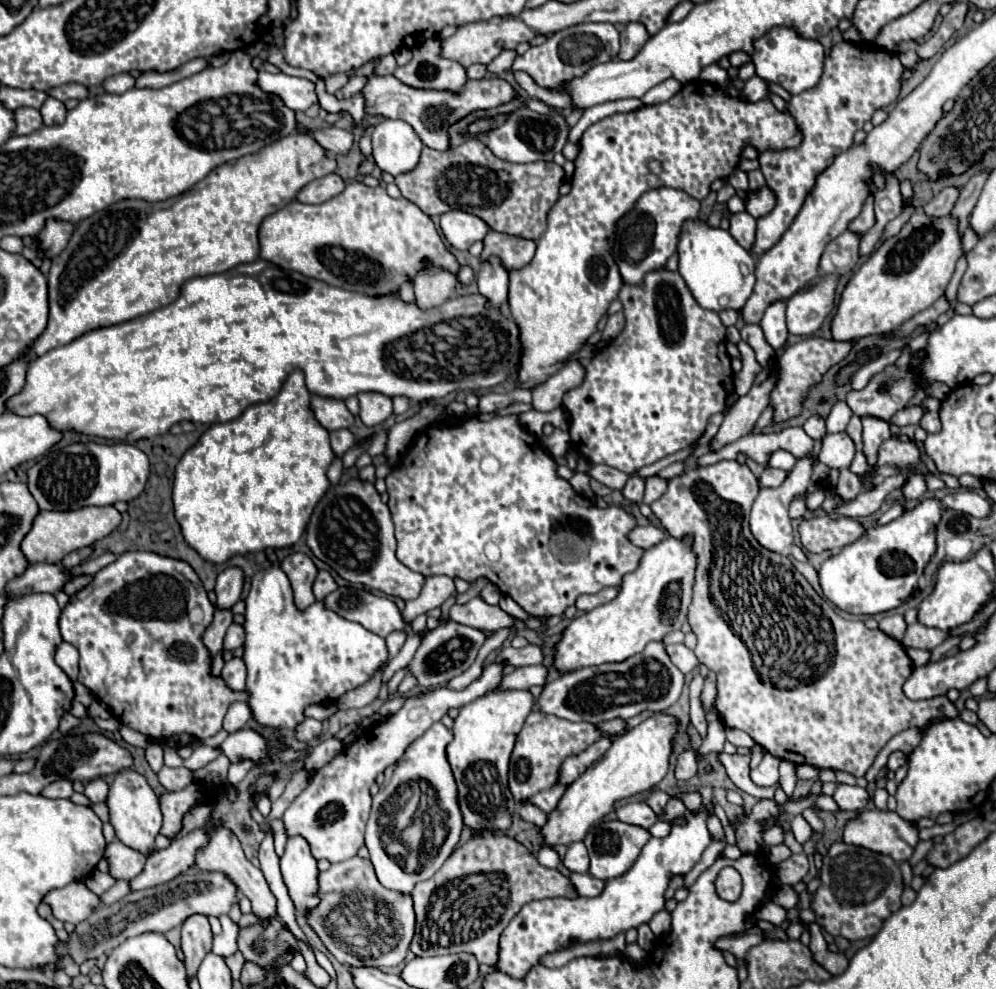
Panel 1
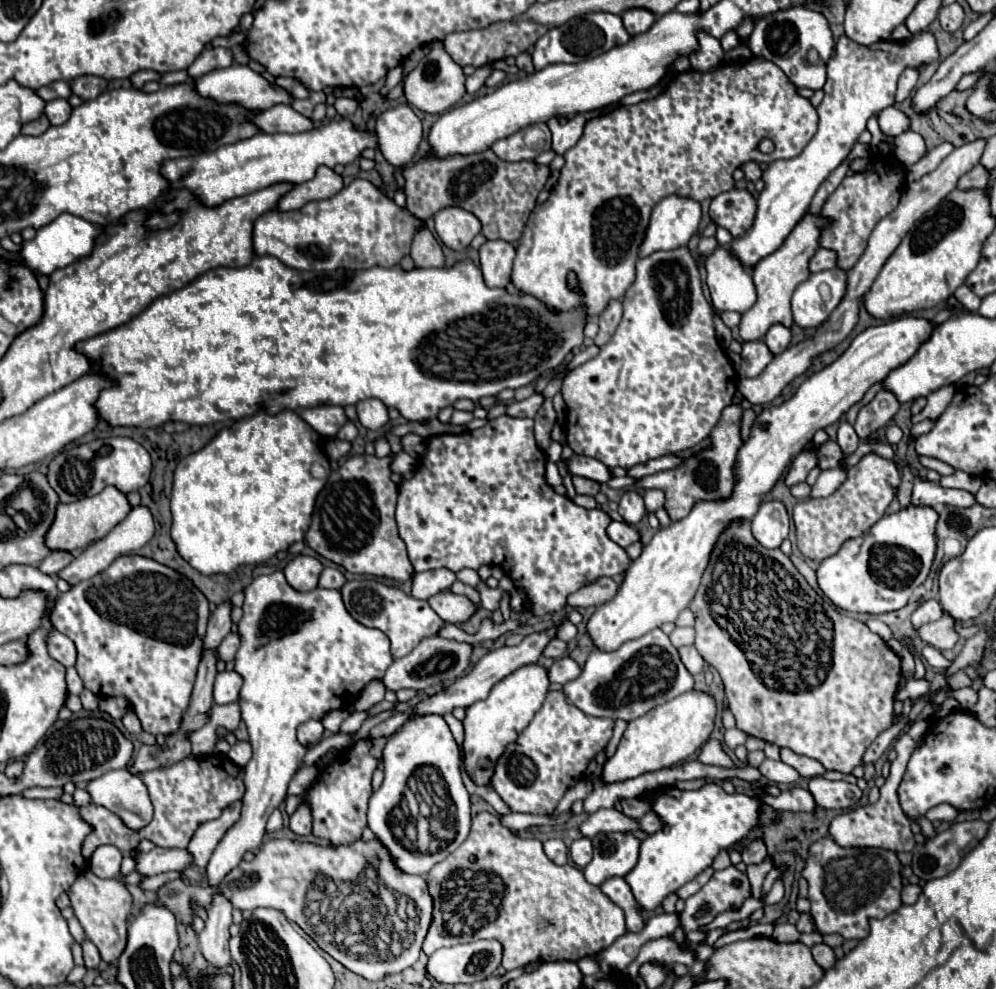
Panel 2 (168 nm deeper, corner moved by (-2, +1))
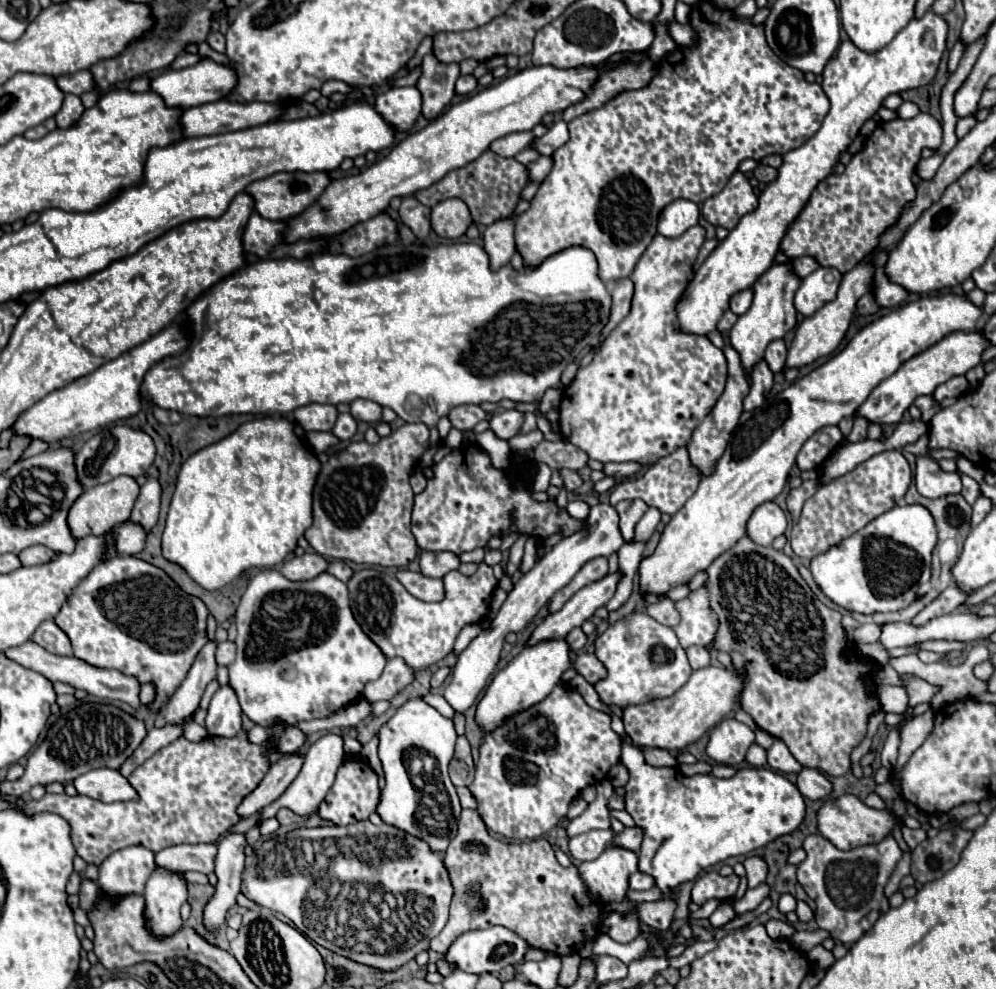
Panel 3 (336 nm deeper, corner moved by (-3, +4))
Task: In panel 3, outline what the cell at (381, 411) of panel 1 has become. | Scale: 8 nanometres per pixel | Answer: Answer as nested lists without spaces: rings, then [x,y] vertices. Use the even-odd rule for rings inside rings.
[[[354,400],[354,402],[350,402],[350,414],[356,420],[376,424],[382,420],[382,406],[374,404],[372,400]]]

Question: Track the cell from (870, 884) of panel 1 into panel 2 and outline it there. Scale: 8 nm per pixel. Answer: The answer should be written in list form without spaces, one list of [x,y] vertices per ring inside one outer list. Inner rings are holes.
[[[825,837],[809,847],[803,877],[809,881],[811,915],[821,935],[839,933],[845,939],[865,939],[869,935],[869,917],[883,919],[901,907],[901,863],[893,851],[845,849]]]

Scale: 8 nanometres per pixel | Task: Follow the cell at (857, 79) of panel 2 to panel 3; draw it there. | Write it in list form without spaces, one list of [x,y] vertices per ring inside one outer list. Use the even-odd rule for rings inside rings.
[[[928,10],[922,18],[912,18],[888,46],[874,54],[858,50],[850,40],[840,44],[838,52],[828,60],[822,72],[822,88],[830,100],[830,110],[822,122],[822,128],[808,142],[782,156],[784,162],[778,168],[778,176],[760,194],[758,208],[746,214],[728,234],[728,238],[718,242],[712,254],[698,268],[676,304],[680,332],[698,336],[712,332],[722,312],[728,310],[730,298],[736,292],[750,288],[774,264],[774,256],[778,254],[778,246],[786,234],[786,228],[804,208],[810,192],[818,186],[818,182],[832,174],[840,152],[844,152],[856,138],[862,124],[880,110],[886,96],[926,86],[934,78],[946,48],[946,38],[946,20]]]

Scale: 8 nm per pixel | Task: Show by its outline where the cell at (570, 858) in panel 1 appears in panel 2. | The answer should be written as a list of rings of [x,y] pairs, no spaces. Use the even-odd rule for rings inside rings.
[[[583,837],[583,839],[577,839],[577,841],[573,841],[573,845],[569,847],[569,853],[571,853],[571,859],[573,859],[573,863],[577,865],[577,867],[585,867],[589,861],[591,861],[591,857],[593,857],[593,849],[591,849],[591,839],[587,839],[587,837]]]

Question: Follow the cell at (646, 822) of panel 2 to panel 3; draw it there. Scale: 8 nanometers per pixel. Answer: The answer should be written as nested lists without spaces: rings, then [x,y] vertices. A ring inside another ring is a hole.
[[[626,828],[620,834],[616,834],[616,838],[612,840],[612,846],[626,848],[632,852],[638,852],[640,844],[642,844],[642,830],[640,828]]]

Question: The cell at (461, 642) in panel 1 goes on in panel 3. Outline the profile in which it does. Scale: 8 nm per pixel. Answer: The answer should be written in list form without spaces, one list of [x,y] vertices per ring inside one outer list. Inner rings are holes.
[[[392,658],[386,662],[382,676],[364,686],[362,698],[370,704],[374,704],[378,700],[390,700],[396,692],[406,688],[412,680],[414,680],[414,674],[410,672],[410,668],[406,668],[404,660]]]

